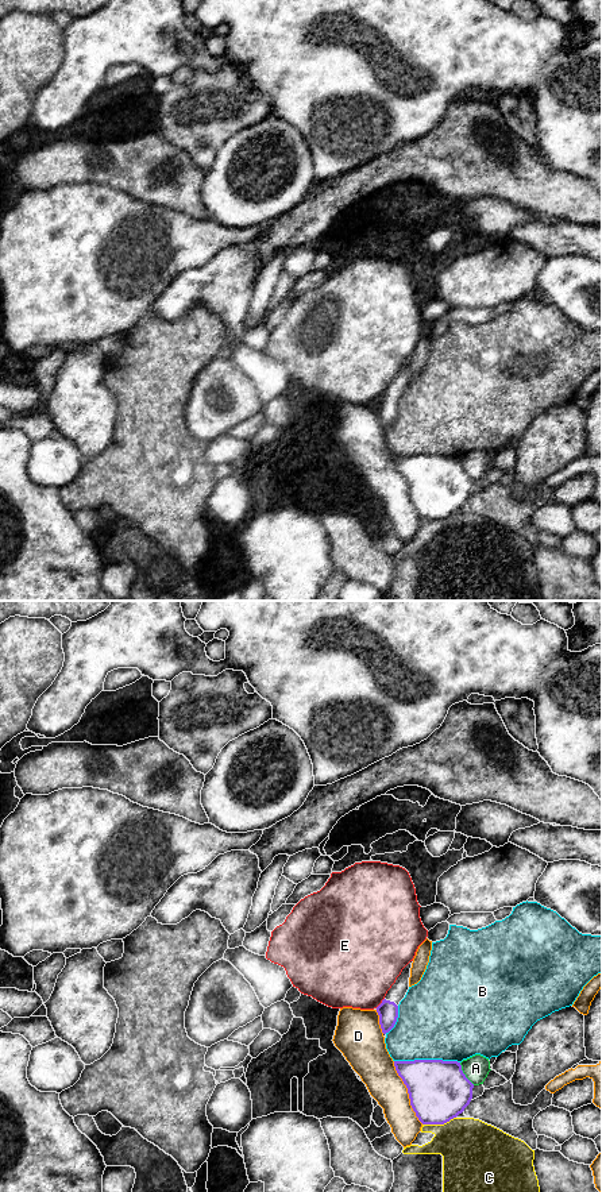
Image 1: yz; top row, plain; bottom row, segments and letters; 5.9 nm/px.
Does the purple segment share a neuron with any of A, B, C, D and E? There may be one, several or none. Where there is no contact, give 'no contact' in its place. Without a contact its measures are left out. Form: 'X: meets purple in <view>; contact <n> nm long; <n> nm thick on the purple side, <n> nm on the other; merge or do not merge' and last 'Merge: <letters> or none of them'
A: meets purple in yz; contact 160 nm long; 360 nm thick on the purple side, 150 nm on the other; do not merge
B: meets purple in yz; contact 400 nm long; 360 nm thick on the purple side, 480 nm on the other; do not merge
C: meets purple in yz; contact 200 nm long; 360 nm thick on the purple side, 360 nm on the other; do not merge
D: meets purple in yz; contact 420 nm long; 360 nm thick on the purple side, 220 nm on the other; do not merge
E: meets purple in yz; contact 80 nm long; 120 nm thick on the purple side, 440 nm on the other; do not merge
Merge: none of them

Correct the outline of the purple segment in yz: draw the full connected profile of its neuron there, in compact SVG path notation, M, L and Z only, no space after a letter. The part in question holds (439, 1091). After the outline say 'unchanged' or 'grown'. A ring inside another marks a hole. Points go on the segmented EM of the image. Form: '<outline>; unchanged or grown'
M394 1061L408 1088L410 1106L422 1125L444 1125L464 1111L474 1084L458 1061Z; unchanged

